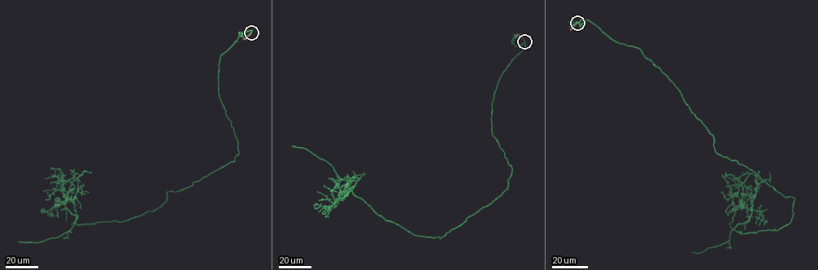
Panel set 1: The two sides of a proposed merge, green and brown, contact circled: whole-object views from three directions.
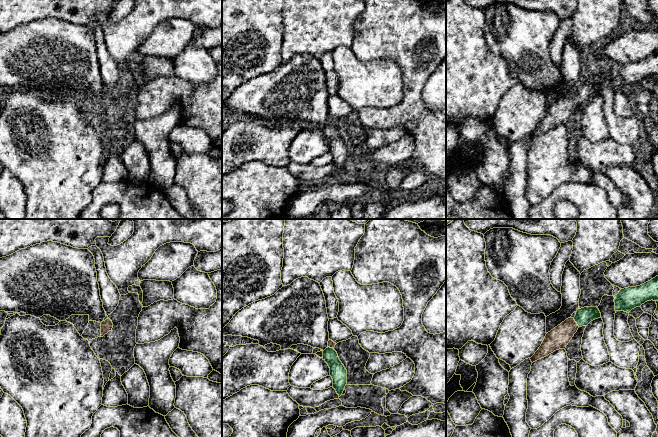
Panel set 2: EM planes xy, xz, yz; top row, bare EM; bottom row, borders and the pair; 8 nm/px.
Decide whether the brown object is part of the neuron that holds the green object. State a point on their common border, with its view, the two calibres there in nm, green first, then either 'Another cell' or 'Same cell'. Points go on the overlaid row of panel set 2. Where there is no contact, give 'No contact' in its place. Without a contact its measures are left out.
Touches green at yz (575, 321). Thickness 140 nm (green) against 170 nm. Same cell

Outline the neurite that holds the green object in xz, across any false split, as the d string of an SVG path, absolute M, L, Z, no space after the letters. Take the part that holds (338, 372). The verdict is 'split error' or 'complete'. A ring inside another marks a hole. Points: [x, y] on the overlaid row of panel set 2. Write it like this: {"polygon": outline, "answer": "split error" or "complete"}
{"polygon": "M329 339L328 347L323 351L323 360L330 368L330 376L333 379L333 388L339 397L342 395L347 384L347 370L340 361L337 352L334 350L336 343Z", "answer": "split error"}

